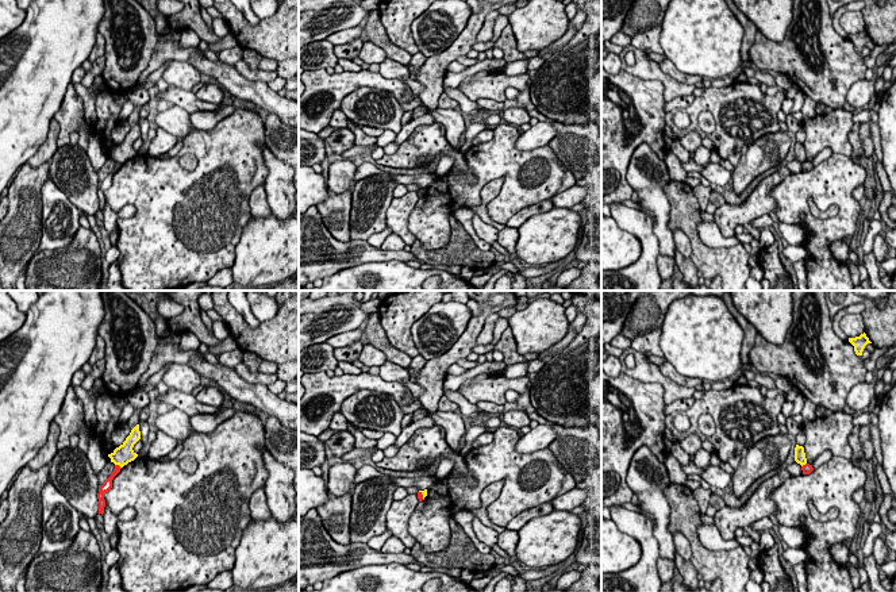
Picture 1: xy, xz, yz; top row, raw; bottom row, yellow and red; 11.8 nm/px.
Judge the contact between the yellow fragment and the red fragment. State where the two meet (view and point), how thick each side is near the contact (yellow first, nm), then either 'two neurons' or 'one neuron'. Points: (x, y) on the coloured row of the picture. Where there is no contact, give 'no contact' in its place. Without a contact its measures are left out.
contact xy (118, 464); calibres 240 and 90 nm; two neurons

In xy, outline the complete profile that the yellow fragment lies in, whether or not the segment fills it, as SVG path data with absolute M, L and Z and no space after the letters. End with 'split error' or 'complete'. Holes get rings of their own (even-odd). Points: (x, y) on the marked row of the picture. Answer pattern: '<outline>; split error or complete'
M136 424L131 430L126 441L119 447L116 447L111 454L108 454L111 462L123 468L128 462L134 461L138 457L138 454L132 450L132 447L139 439L141 439L141 431L139 424Z; complete

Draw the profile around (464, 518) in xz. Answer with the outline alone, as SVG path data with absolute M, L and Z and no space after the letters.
M459 511L455 515L453 515L453 519L464 528L465 534L472 539L472 542L474 543L476 549L482 553L482 554L489 554L492 547L489 547L488 545L482 543L474 530L473 530L473 518L474 514L472 514L470 511Z

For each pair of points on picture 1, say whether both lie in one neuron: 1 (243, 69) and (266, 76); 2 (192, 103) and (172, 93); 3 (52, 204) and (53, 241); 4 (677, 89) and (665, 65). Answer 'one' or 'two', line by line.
1: one
2: one
3: one
4: two

